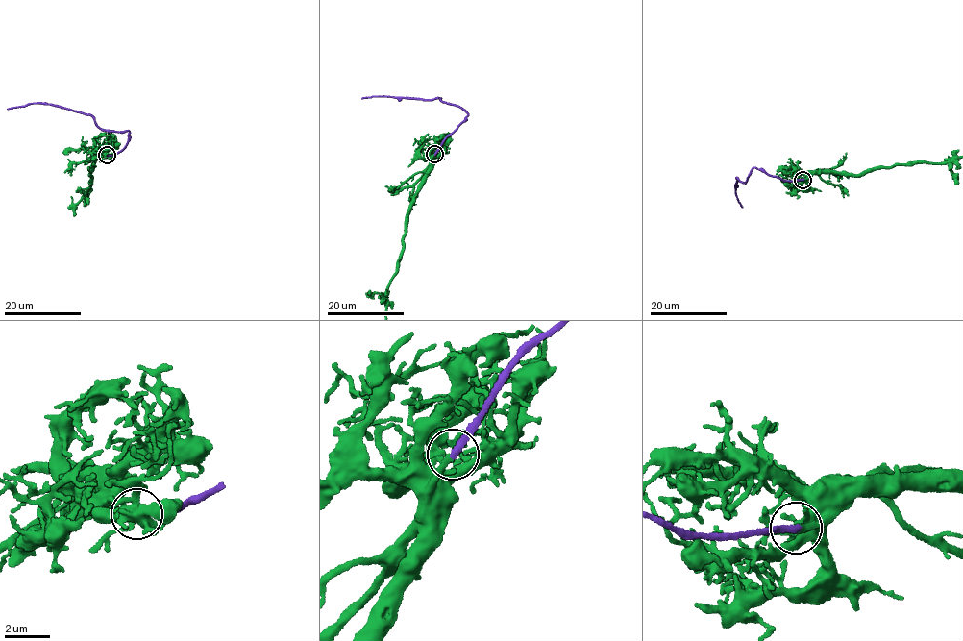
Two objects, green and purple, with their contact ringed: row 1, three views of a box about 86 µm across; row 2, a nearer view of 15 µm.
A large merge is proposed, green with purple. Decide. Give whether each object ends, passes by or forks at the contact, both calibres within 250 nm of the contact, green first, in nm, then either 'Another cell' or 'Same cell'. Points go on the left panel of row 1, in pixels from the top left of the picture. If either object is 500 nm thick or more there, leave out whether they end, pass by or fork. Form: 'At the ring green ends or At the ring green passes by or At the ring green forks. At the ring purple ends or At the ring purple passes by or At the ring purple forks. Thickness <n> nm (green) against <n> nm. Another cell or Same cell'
At the ring green ends. At the ring purple ends. Thickness 260 nm (green) against 300 nm. Same cell

